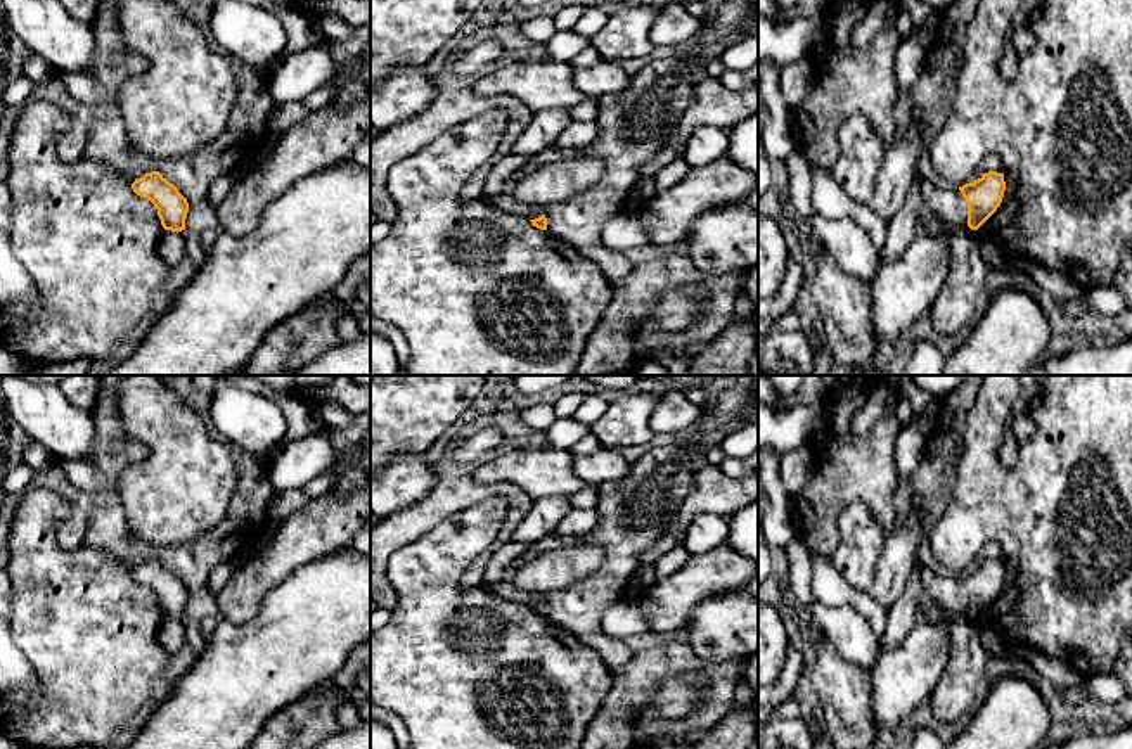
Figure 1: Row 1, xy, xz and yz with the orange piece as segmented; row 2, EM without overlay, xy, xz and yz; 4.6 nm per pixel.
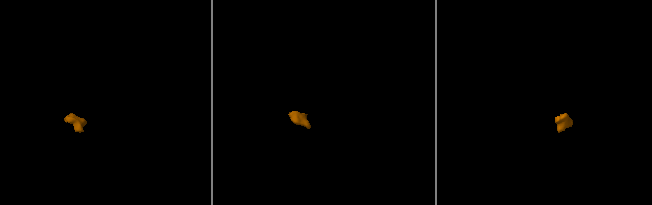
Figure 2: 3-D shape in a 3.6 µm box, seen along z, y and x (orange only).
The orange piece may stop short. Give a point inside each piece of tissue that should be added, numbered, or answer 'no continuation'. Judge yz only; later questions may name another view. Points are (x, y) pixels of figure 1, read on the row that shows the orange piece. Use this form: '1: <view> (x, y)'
1: yz (902, 291)

